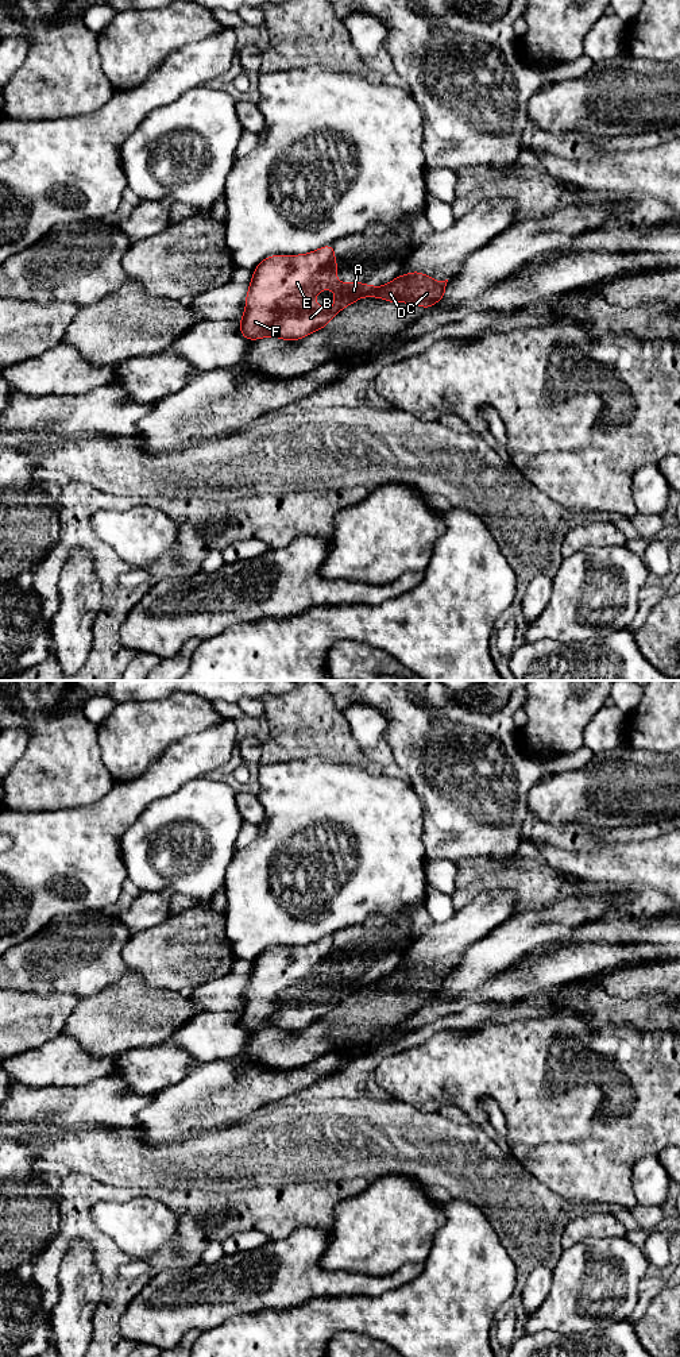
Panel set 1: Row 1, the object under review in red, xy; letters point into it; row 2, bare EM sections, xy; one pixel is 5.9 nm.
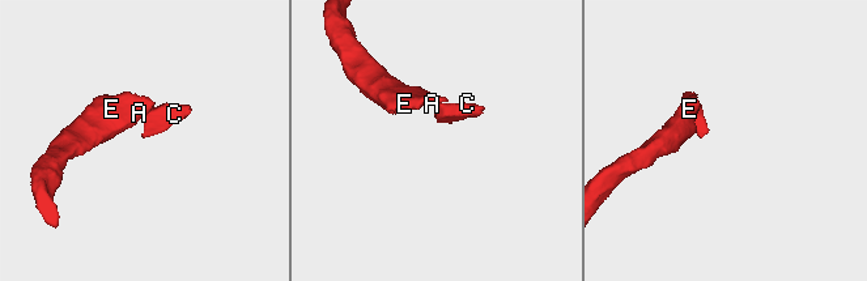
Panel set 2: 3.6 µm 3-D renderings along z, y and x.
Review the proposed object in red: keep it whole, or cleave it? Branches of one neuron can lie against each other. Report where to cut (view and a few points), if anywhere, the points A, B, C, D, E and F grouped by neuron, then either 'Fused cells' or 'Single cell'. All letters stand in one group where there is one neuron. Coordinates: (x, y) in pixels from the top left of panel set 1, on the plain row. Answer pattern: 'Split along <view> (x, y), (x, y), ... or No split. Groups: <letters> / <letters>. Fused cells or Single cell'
Split along xy (374, 979), (364, 986). Groups: A B E F / C D. Fused cells

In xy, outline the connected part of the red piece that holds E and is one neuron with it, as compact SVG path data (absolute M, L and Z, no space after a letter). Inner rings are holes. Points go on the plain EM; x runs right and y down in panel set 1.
M331 936L304 947L275 947L263 951L254 961L250 974L246 1002L240 1013L240 1025L248 1032L275 1028L298 1032L313 1022L325 1019L327 1014L343 999L371 984L374 976L352 972L348 976L336 969L337 955ZM322 980L335 982L335 998L322 1001L314 987Z

